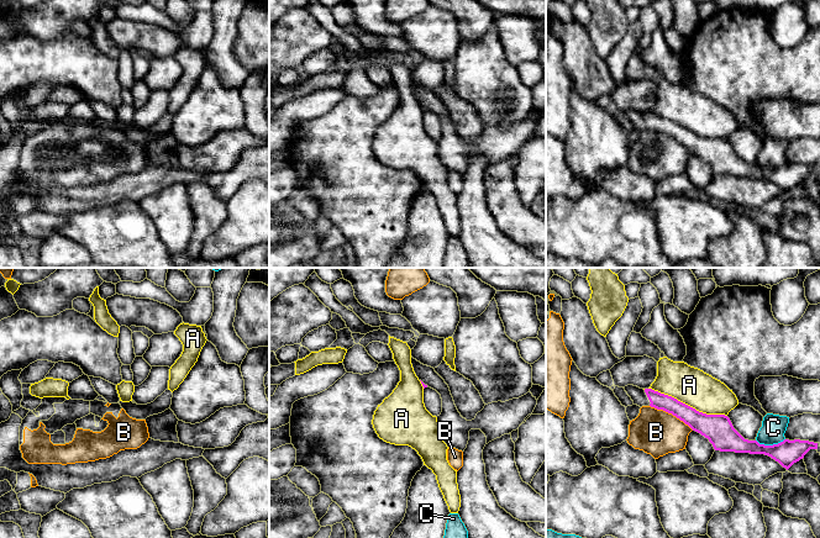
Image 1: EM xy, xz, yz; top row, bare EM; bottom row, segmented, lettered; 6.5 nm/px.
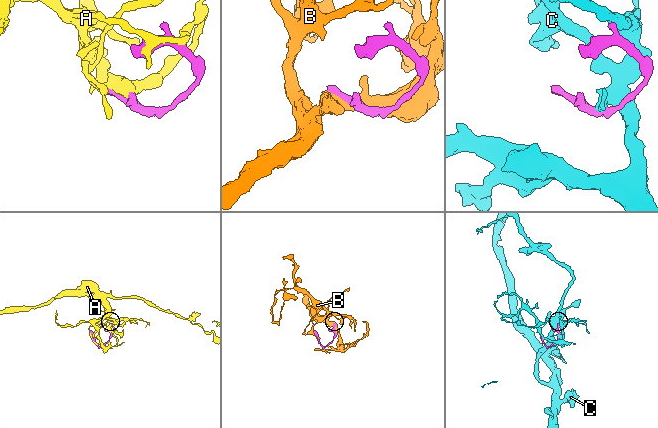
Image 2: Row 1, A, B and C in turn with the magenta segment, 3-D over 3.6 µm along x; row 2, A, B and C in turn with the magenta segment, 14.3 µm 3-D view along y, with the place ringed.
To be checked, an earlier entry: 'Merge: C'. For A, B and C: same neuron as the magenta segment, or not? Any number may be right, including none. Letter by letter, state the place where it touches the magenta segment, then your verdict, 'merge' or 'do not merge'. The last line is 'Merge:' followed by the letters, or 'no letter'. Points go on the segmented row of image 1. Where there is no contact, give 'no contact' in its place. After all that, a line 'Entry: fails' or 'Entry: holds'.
A: contact yz (687, 405); do not merge
B: contact yz (672, 413); do not merge
C: contact yz (769, 446); do not merge
Merge: no letter
Entry: fails

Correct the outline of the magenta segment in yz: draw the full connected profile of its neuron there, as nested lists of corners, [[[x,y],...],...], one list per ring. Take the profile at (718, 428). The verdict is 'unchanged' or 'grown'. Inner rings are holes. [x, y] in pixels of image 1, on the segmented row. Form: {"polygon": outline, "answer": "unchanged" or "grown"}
{"polygon": [[[627,385],[624,389],[634,405],[640,407],[651,406],[672,413],[693,431],[708,438],[715,450],[764,454],[788,470],[794,463],[803,459],[810,449],[818,449],[818,443],[800,439],[784,439],[773,445],[759,444],[757,441],[745,439],[725,415],[699,412],[677,399],[652,389],[643,390],[634,385]]], "answer": "grown"}

